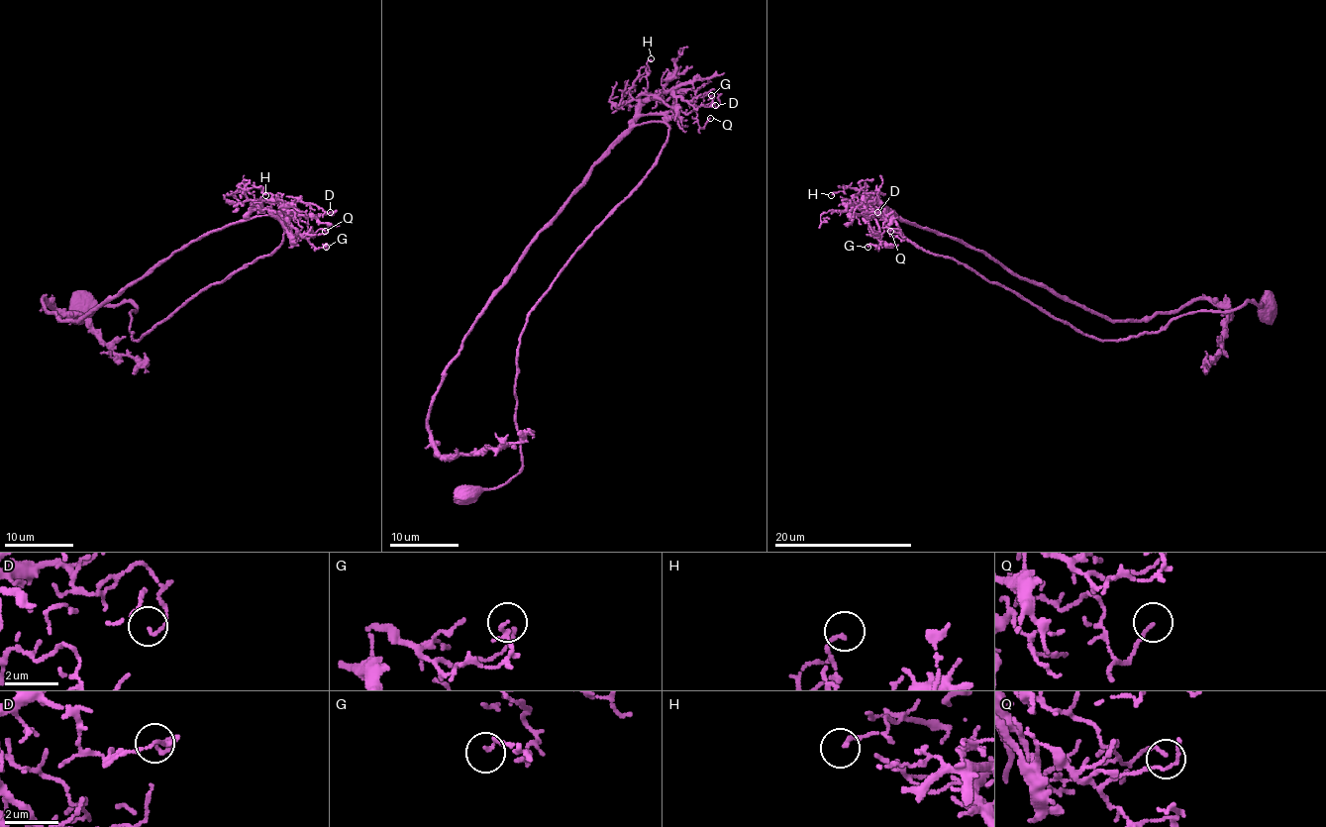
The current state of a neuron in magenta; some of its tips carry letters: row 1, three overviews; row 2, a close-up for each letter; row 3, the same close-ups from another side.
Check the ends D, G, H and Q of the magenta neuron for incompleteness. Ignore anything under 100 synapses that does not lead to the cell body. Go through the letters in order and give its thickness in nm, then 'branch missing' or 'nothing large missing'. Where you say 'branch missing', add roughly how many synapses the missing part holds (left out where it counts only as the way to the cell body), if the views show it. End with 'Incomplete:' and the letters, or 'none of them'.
D: calibre 110 nm; nothing large missing
G: calibre 150 nm; nothing large missing
H: calibre 130 nm; nothing large missing
Q: calibre 120 nm; nothing large missing
Incomplete: none of them

